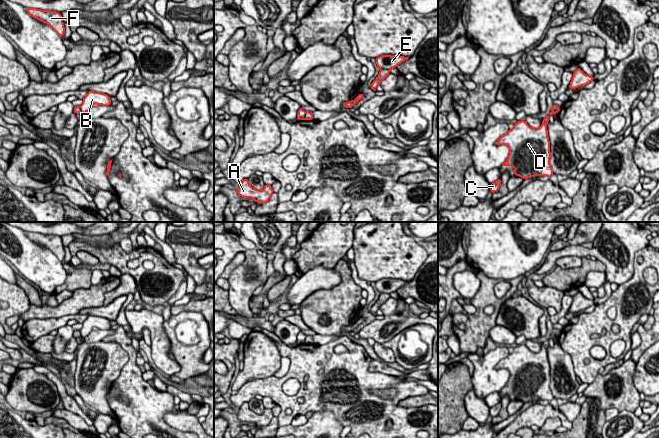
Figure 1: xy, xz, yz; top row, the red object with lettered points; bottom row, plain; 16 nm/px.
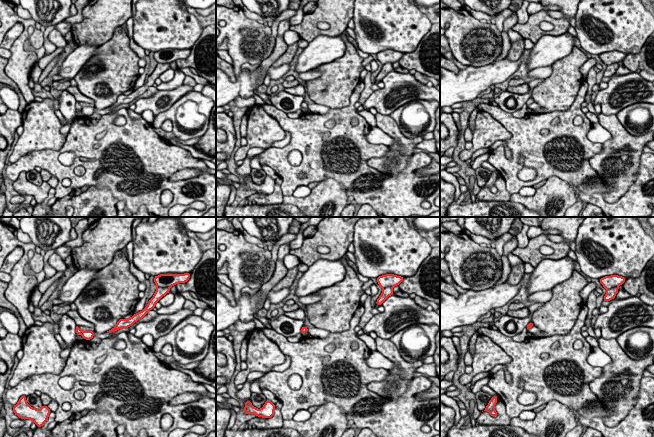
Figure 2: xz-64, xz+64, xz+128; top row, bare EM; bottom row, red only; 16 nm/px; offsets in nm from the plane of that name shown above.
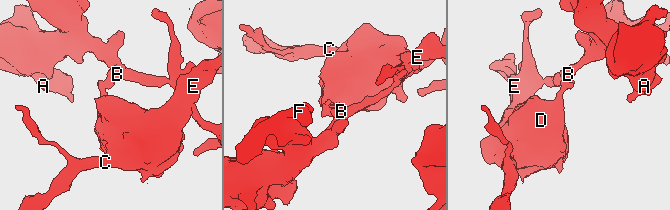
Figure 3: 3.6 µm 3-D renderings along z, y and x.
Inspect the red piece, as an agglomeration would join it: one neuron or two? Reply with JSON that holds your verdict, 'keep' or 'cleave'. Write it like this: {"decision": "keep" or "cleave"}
{"decision": "cleave"}

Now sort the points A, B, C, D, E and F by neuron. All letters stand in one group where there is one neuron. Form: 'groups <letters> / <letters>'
groups A B F / C D E

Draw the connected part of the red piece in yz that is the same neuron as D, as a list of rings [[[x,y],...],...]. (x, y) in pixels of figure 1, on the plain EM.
[[[551,333],[538,353],[530,351],[525,344],[518,345],[506,358],[502,359],[496,369],[507,369],[510,373],[507,384],[502,390],[513,390],[514,399],[523,404],[539,400],[551,401],[550,365],[547,347],[549,340],[556,336]]]

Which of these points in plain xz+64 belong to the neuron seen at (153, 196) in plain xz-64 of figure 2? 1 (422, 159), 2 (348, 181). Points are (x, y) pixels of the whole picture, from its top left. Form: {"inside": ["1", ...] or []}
{"inside": ["1", "2"]}

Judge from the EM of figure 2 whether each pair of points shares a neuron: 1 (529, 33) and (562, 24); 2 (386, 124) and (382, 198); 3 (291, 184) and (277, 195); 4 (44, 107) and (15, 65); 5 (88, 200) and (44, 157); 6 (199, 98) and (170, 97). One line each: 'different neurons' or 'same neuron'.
1: same neuron
2: different neurons
3: different neurons
4: different neurons
5: different neurons
6: different neurons

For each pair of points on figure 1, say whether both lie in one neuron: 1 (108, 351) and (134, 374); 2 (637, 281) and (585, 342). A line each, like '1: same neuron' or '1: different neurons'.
1: different neurons
2: same neuron

